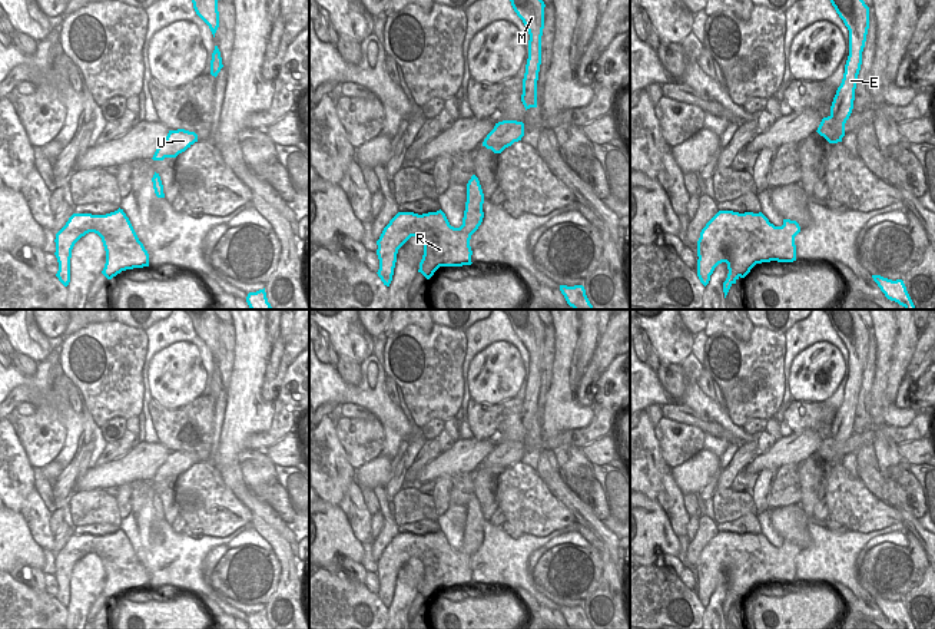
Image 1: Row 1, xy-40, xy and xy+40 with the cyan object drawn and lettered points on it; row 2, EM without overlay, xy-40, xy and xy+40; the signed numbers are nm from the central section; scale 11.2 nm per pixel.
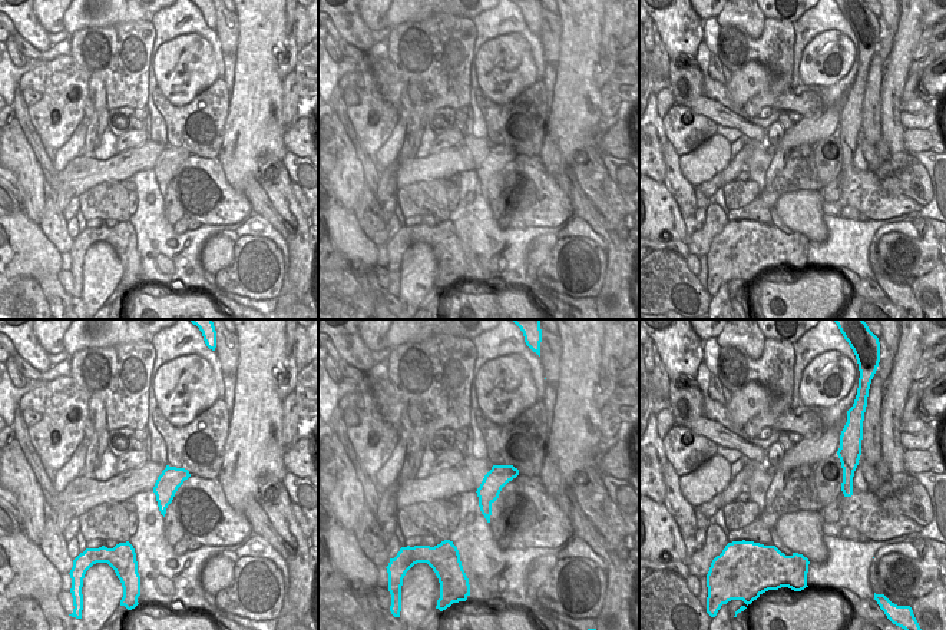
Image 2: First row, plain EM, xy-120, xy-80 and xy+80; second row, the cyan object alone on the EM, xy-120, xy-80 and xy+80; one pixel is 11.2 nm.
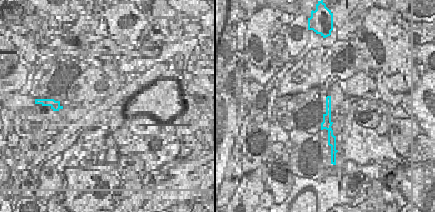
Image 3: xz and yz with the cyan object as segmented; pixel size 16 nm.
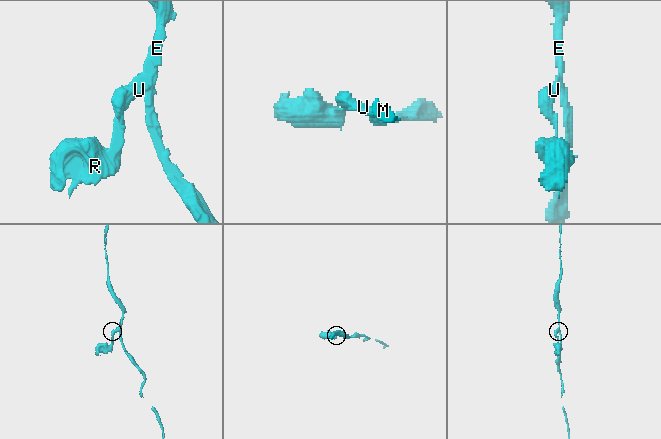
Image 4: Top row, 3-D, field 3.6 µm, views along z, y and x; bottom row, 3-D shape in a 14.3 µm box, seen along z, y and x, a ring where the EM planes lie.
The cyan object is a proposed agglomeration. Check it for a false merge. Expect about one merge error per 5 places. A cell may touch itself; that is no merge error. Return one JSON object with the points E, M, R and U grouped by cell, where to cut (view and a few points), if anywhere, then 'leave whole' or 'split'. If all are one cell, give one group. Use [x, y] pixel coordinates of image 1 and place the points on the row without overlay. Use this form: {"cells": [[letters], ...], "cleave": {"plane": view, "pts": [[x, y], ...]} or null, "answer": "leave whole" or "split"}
{"cells": [["E", "M"], ["R", "U"]], "cleave": {"plane": "xy+40", "pts": [[831, 436], [844, 446]]}, "answer": "split"}

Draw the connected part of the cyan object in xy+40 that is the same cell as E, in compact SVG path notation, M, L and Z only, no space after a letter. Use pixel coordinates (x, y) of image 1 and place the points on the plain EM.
M822 309L828 314L832 327L849 351L849 377L840 407L836 411L830 427L830 437L845 446L849 440L858 395L862 385L862 373L869 350L869 328L865 325L856 309Z

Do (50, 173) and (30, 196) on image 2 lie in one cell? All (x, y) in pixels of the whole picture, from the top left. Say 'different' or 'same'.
different

